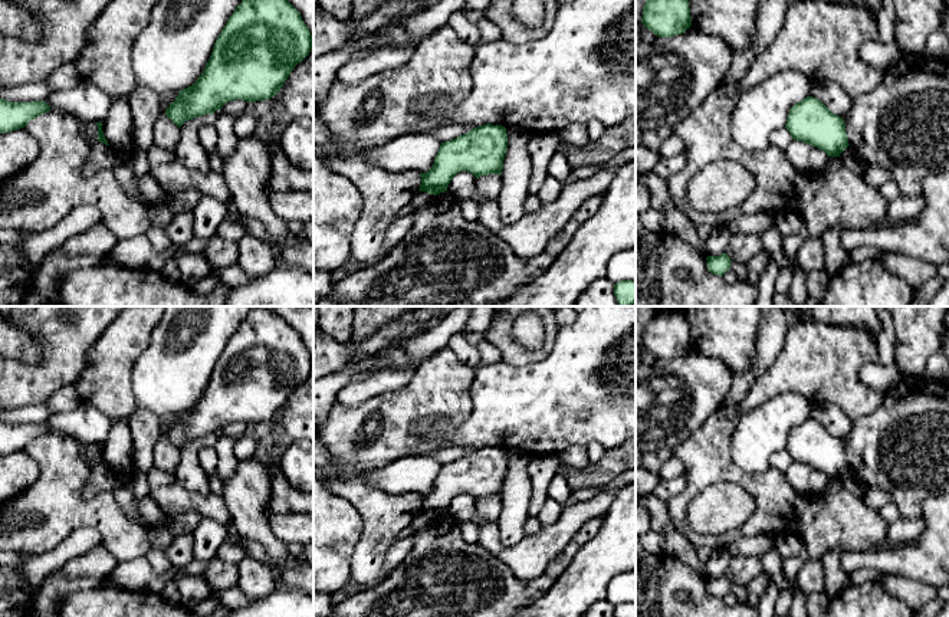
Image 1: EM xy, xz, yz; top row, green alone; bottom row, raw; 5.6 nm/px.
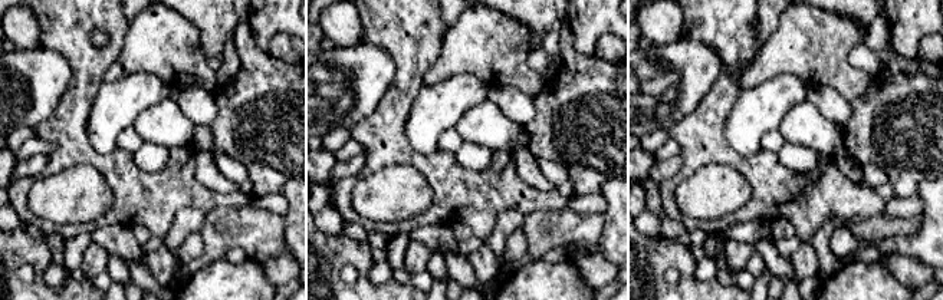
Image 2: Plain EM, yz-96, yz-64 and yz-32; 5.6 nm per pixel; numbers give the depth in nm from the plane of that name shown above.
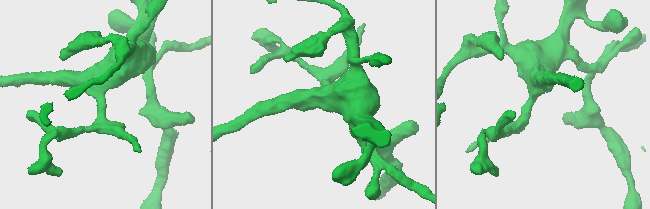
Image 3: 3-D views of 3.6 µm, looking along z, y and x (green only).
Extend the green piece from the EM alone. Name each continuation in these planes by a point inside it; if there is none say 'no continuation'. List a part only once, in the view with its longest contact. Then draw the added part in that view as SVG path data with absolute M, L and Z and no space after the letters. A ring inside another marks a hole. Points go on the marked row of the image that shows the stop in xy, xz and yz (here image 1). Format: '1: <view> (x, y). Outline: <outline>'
no continuation

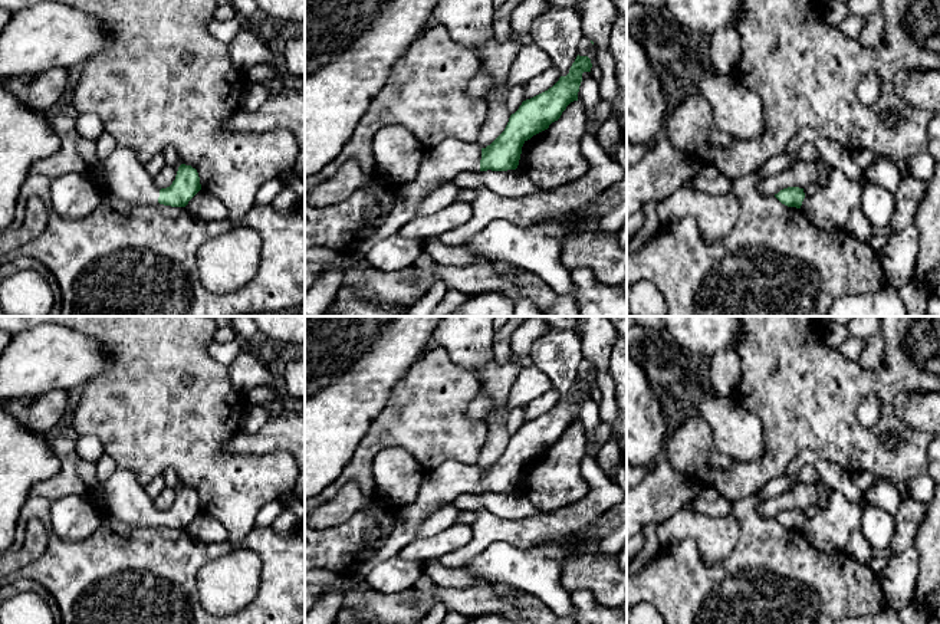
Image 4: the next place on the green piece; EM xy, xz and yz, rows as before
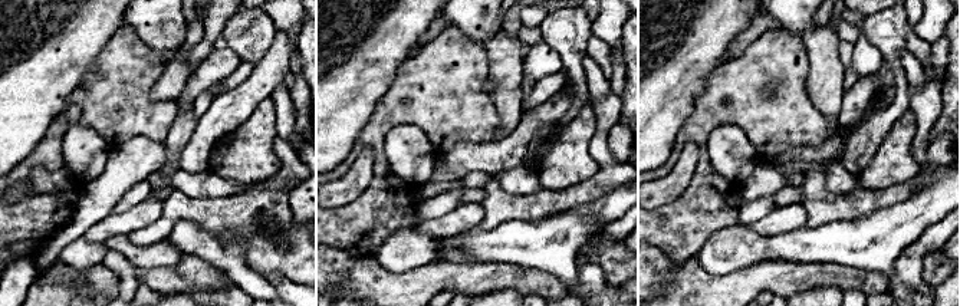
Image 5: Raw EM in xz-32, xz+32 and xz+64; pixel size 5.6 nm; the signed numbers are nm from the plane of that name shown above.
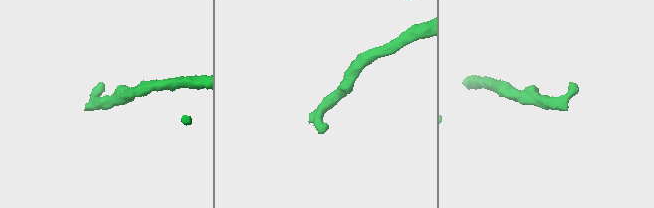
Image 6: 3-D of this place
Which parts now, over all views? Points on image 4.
1: xz (440, 164). Outline: M446 138L438 145L424 151L414 180L395 185L395 200L385 223L348 257L367 260L369 249L379 240L417 217L417 208L436 188L453 181L460 173L480 171L481 147L477 142L464 142Z

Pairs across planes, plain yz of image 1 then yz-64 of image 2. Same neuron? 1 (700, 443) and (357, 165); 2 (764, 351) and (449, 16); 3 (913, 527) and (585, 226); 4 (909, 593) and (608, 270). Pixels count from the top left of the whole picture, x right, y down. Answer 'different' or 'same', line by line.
1: different
2: same
3: different
4: same

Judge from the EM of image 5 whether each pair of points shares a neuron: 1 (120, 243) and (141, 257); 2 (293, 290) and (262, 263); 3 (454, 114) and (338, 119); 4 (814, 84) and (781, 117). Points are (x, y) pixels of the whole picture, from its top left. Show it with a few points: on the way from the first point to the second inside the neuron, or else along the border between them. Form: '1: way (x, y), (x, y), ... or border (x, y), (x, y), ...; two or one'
1: way (125, 247), (135, 254); one
2: border (285, 277), (301, 285); two
3: border (388, 89), (357, 140); two
4: border (806, 56), (805, 92), (827, 118); two

